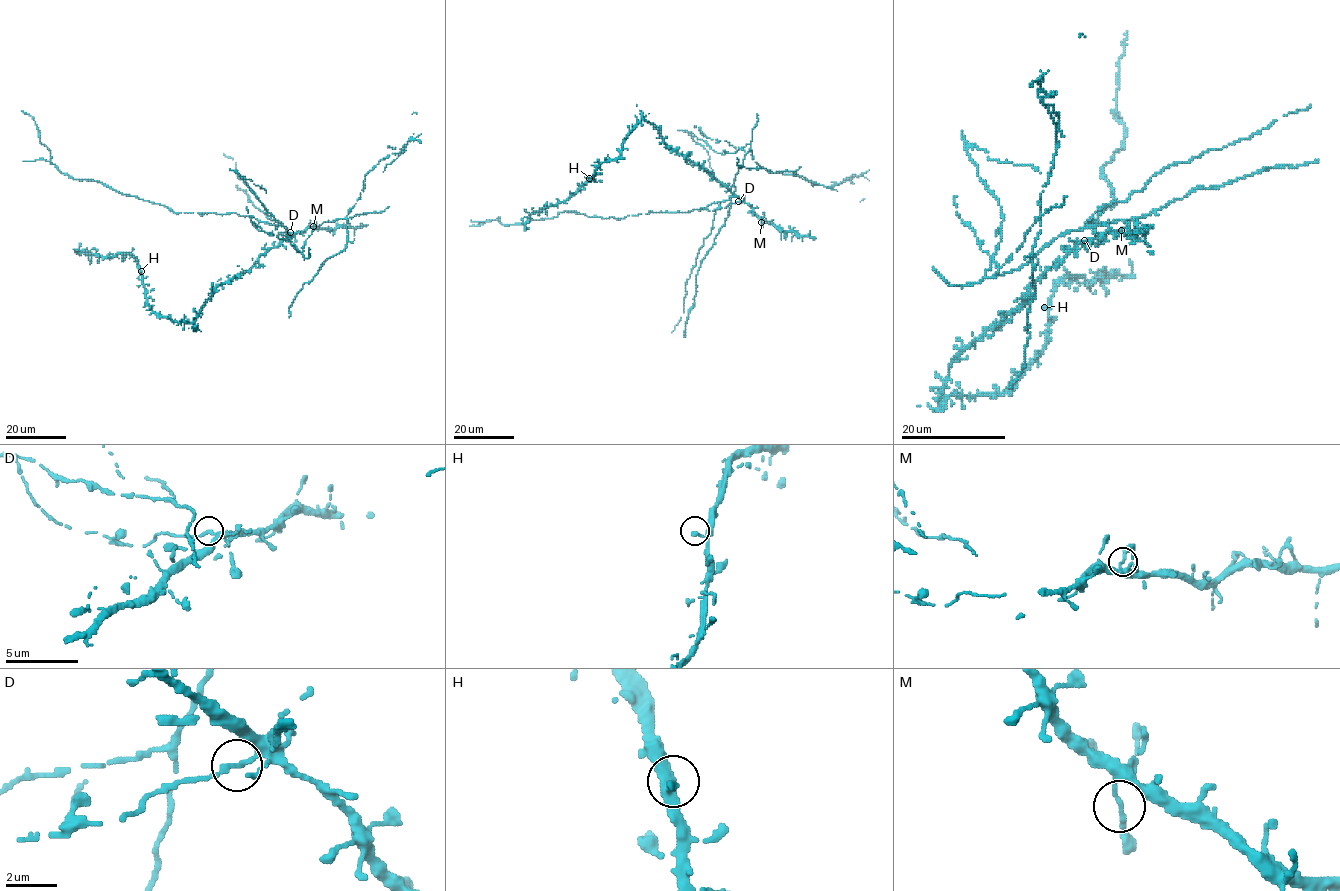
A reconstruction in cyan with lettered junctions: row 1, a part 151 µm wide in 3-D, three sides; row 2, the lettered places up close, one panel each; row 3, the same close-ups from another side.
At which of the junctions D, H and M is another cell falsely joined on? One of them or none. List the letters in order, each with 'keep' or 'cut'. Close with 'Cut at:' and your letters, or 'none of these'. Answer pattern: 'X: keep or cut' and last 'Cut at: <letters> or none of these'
D: cut
H: keep
M: keep
Cut at: D

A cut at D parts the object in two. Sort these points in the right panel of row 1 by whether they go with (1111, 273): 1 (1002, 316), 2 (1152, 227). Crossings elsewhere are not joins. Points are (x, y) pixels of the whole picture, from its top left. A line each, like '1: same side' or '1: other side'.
1: same side
2: same side

